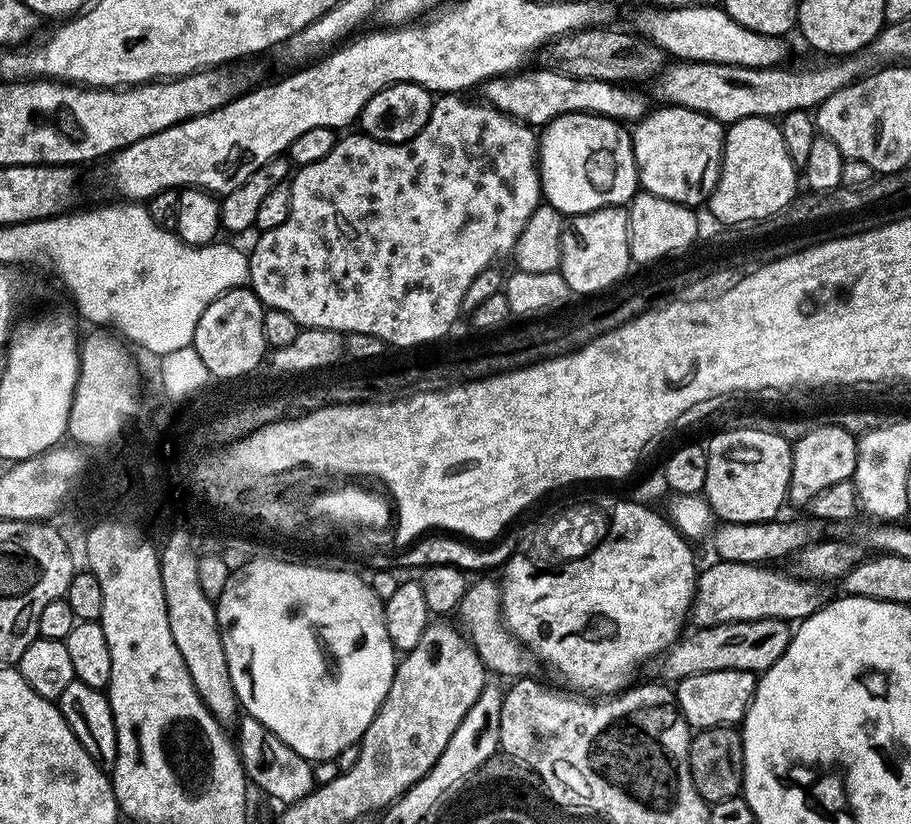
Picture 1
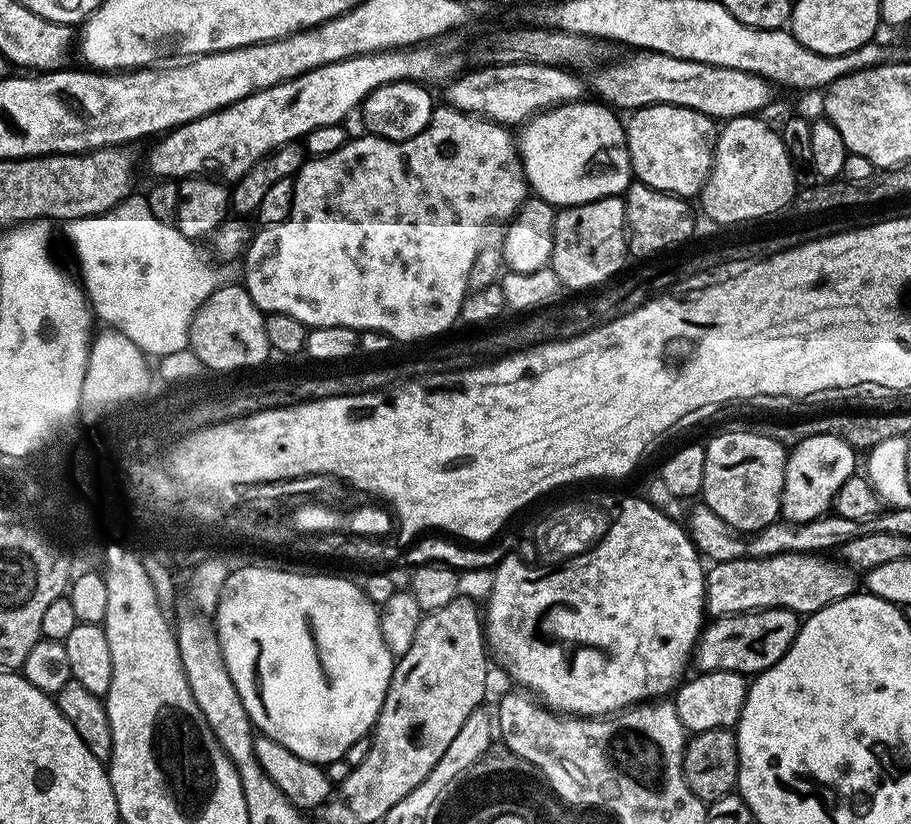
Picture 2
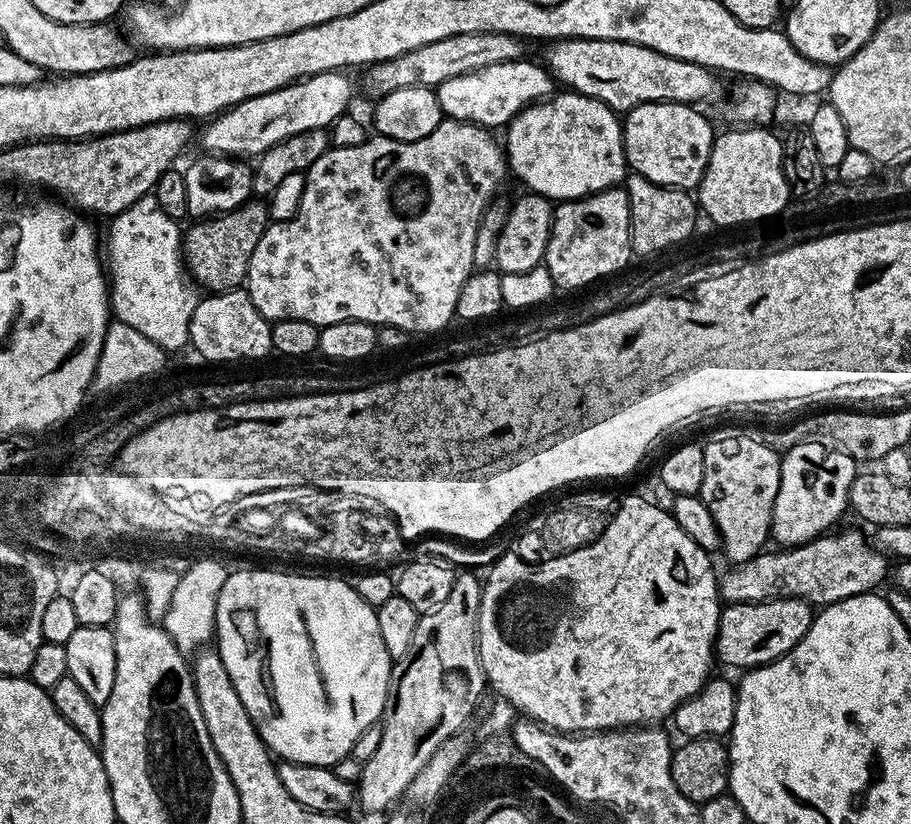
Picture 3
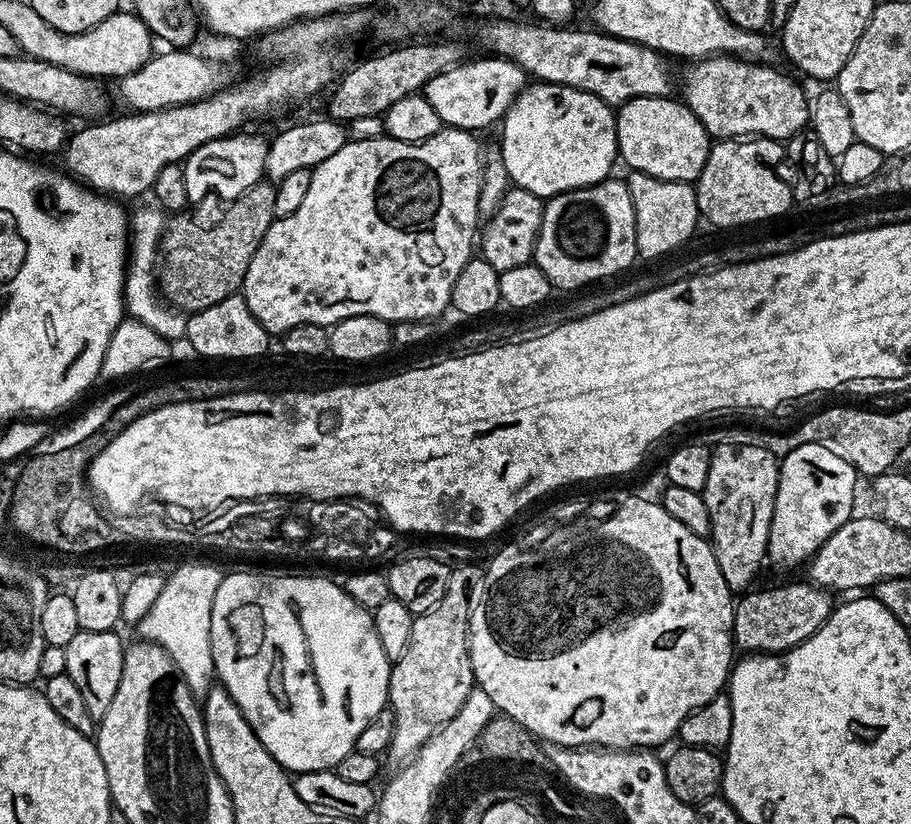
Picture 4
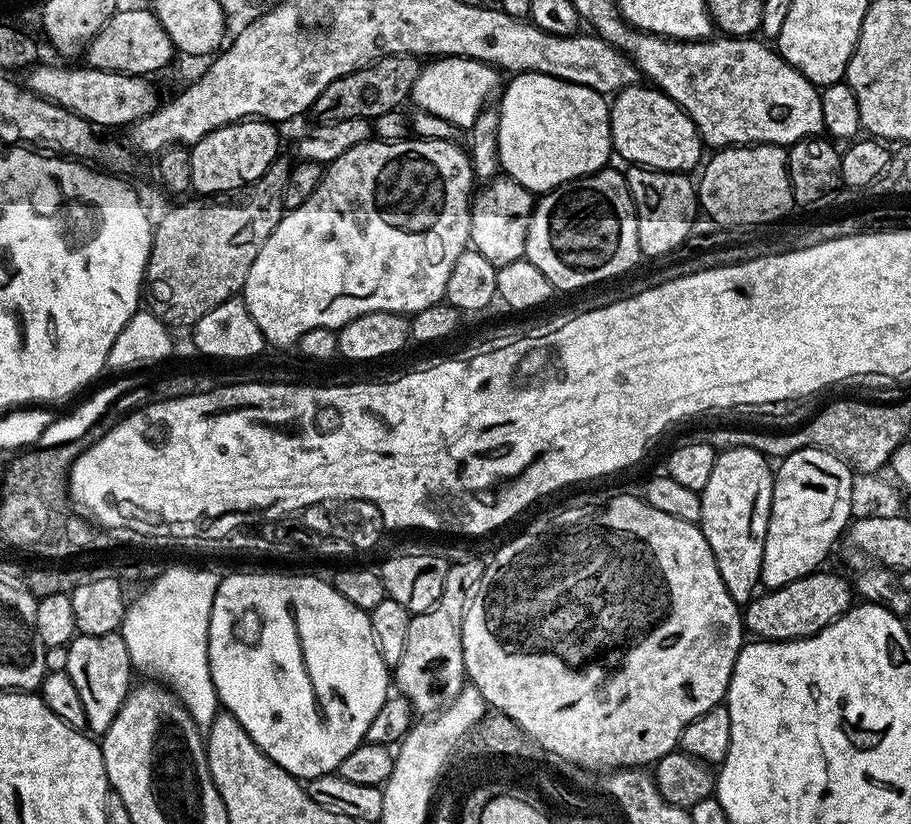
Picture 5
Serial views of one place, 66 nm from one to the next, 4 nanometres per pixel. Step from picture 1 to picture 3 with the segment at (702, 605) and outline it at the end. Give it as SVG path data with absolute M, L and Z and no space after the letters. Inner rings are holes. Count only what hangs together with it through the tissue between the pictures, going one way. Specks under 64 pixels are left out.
M858 529L840 531L819 536L817 540L800 544L797 548L776 550L780 552L764 550L746 562L732 564L729 572L725 576L723 573L718 580L721 601L728 604L757 604L763 600L798 598L813 606L823 606L879 589L876 587L890 572L889 557L879 552L870 543L869 537L867 540Z

